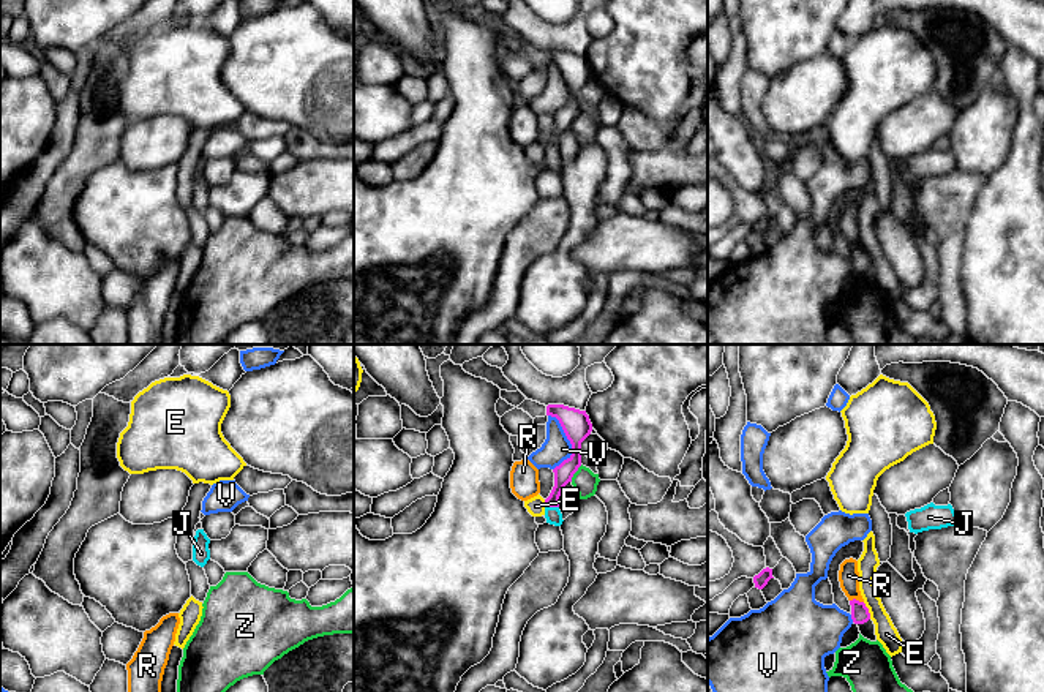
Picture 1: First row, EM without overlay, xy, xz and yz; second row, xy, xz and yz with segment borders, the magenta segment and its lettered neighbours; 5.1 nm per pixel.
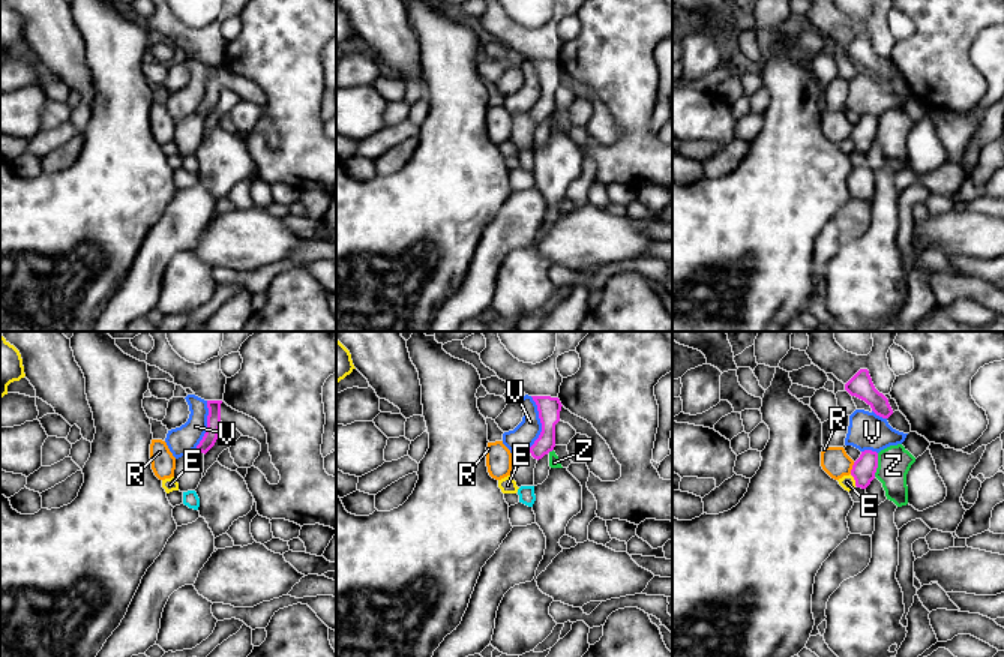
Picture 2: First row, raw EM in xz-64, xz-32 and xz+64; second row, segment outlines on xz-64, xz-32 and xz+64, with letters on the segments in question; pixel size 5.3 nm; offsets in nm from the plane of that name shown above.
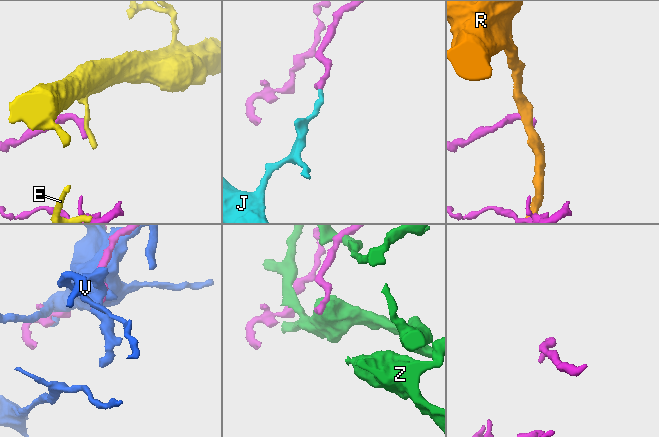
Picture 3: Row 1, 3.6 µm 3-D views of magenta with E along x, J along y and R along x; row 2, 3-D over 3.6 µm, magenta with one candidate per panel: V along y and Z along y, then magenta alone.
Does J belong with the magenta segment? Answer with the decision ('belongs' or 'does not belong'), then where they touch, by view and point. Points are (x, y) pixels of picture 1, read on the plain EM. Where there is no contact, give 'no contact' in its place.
belongs | xz (552, 152)

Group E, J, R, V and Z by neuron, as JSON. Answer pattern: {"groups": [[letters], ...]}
{"groups": [["E"], ["J"], ["R"], ["V"], ["Z"]]}

